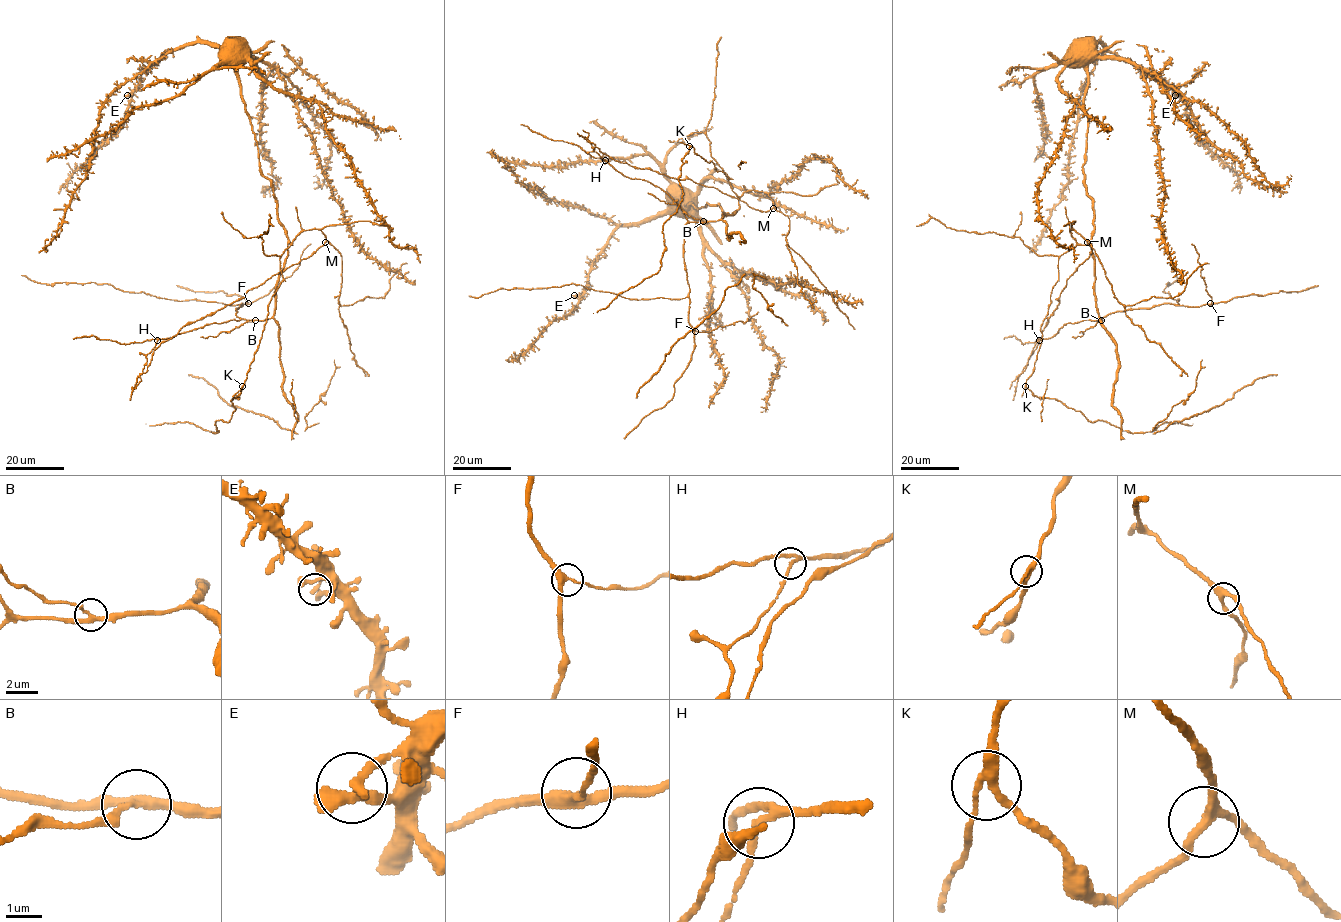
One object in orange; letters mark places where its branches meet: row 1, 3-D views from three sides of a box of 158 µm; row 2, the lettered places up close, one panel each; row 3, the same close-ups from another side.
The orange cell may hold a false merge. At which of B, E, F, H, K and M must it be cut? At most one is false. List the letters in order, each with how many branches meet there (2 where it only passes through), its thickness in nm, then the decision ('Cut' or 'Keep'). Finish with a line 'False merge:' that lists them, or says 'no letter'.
B: Branches: 3. Thickness 240 nm. Cut
E: Branches: 3. Thickness 220 nm. Keep
F: Branches: 3. Thickness 320 nm. Keep
H: Branches: 3. Thickness 200 nm. Keep
K: Branches: 3. Thickness 240 nm. Keep
M: Branches: 3. Thickness 280 nm. Keep
False merge: B

